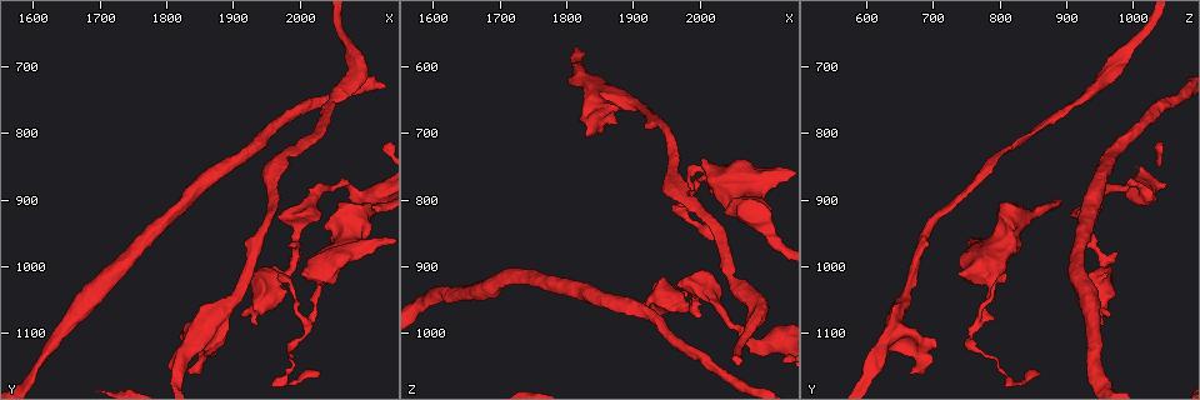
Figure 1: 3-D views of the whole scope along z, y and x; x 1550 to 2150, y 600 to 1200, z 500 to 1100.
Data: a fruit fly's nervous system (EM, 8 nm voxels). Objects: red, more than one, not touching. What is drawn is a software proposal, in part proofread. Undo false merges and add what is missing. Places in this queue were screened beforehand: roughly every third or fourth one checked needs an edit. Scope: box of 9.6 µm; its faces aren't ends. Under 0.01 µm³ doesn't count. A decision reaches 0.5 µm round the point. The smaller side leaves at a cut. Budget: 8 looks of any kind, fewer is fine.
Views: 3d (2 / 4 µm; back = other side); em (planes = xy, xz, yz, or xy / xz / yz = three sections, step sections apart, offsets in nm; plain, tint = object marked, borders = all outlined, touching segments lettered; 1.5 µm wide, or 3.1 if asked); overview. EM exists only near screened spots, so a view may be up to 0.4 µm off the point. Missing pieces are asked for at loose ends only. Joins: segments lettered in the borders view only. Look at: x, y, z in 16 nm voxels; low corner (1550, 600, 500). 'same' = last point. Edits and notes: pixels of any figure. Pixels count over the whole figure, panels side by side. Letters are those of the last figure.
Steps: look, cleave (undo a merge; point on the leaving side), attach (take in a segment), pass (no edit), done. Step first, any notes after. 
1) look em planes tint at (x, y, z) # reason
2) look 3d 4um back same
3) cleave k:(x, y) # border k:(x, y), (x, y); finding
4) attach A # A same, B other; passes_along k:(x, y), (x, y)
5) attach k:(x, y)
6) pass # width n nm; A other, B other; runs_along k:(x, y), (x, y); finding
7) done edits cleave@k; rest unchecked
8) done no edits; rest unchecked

look 3d 2um at (1885, 1105, 660) # an open end

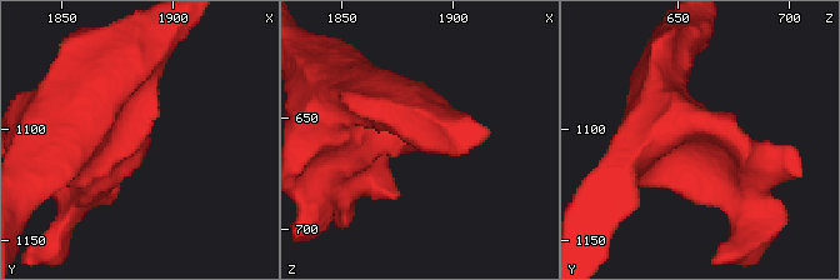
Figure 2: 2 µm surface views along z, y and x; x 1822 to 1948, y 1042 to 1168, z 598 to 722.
look em xz step 4 borders same # now the EM

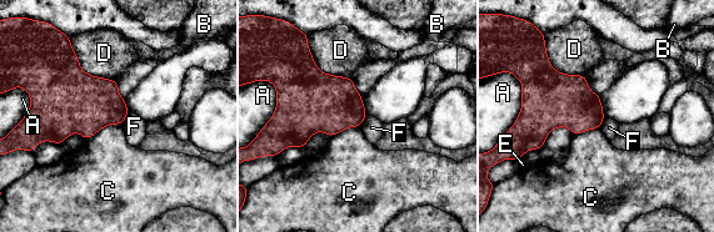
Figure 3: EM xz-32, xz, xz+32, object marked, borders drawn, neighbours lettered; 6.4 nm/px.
look em planes borders same # cut it another way

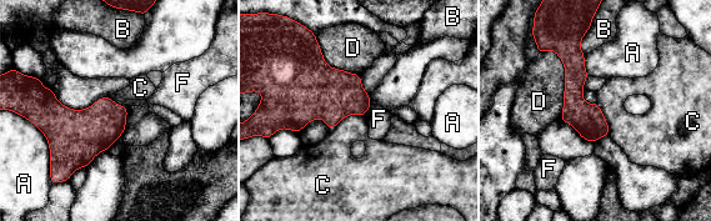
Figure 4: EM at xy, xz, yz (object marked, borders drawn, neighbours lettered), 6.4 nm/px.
pass # A other, B other, C other, D other, F other; no lettered segment goes on from it

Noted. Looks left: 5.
look 3d 2um back at (2065, 735, 945) # calibre changes

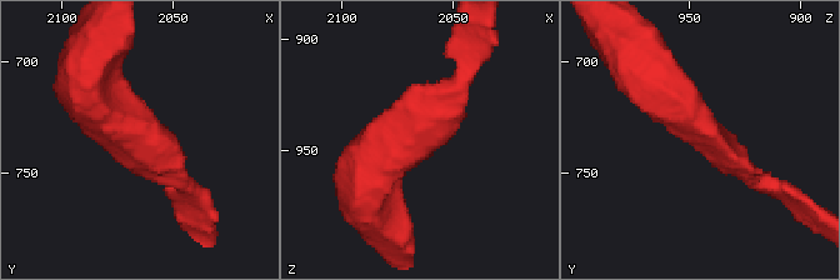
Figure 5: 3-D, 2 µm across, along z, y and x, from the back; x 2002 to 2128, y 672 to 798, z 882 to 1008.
look em planes plain at (2067, 733, 942) # now the EM

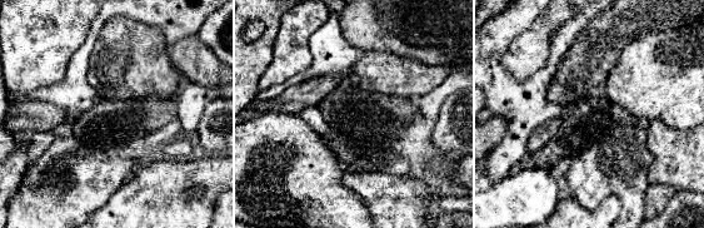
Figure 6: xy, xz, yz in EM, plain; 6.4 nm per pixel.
look em planes borders same

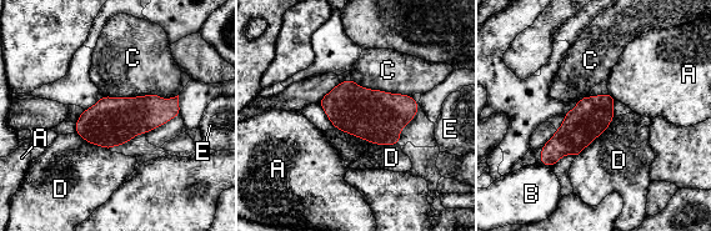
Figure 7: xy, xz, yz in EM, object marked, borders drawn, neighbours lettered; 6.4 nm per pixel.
pass # width 240 nm; A other, B other, C other, D other, E other; all the same neuron

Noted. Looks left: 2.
done no edits; rest unchecked

